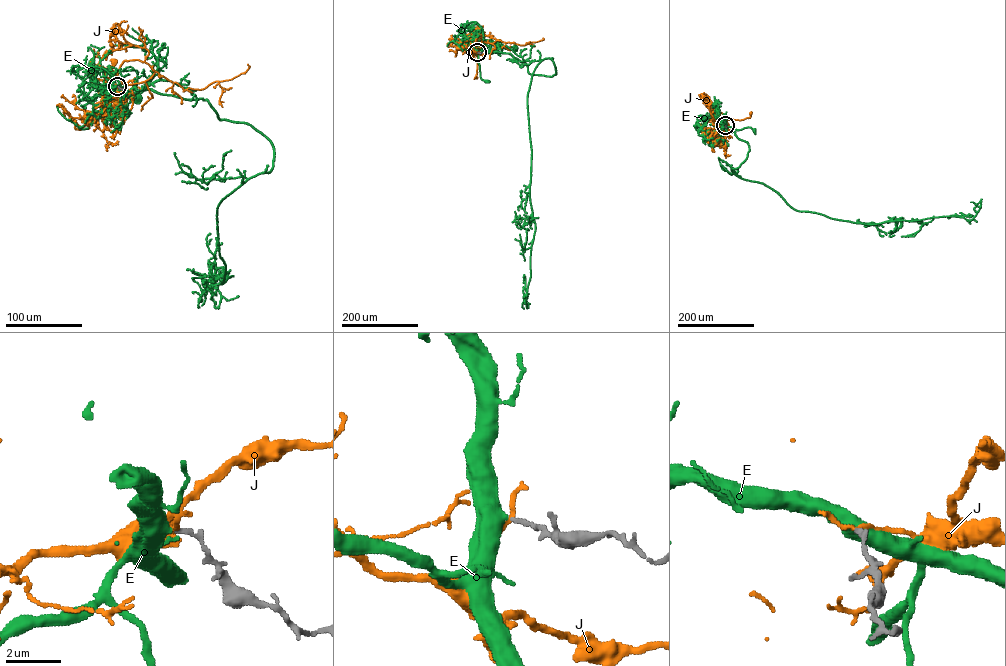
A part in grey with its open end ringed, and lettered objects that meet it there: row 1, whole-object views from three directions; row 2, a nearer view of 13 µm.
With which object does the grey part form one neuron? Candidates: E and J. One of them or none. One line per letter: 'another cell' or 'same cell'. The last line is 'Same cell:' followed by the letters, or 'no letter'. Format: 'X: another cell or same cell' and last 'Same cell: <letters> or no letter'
E: same cell
J: another cell
Same cell: E

